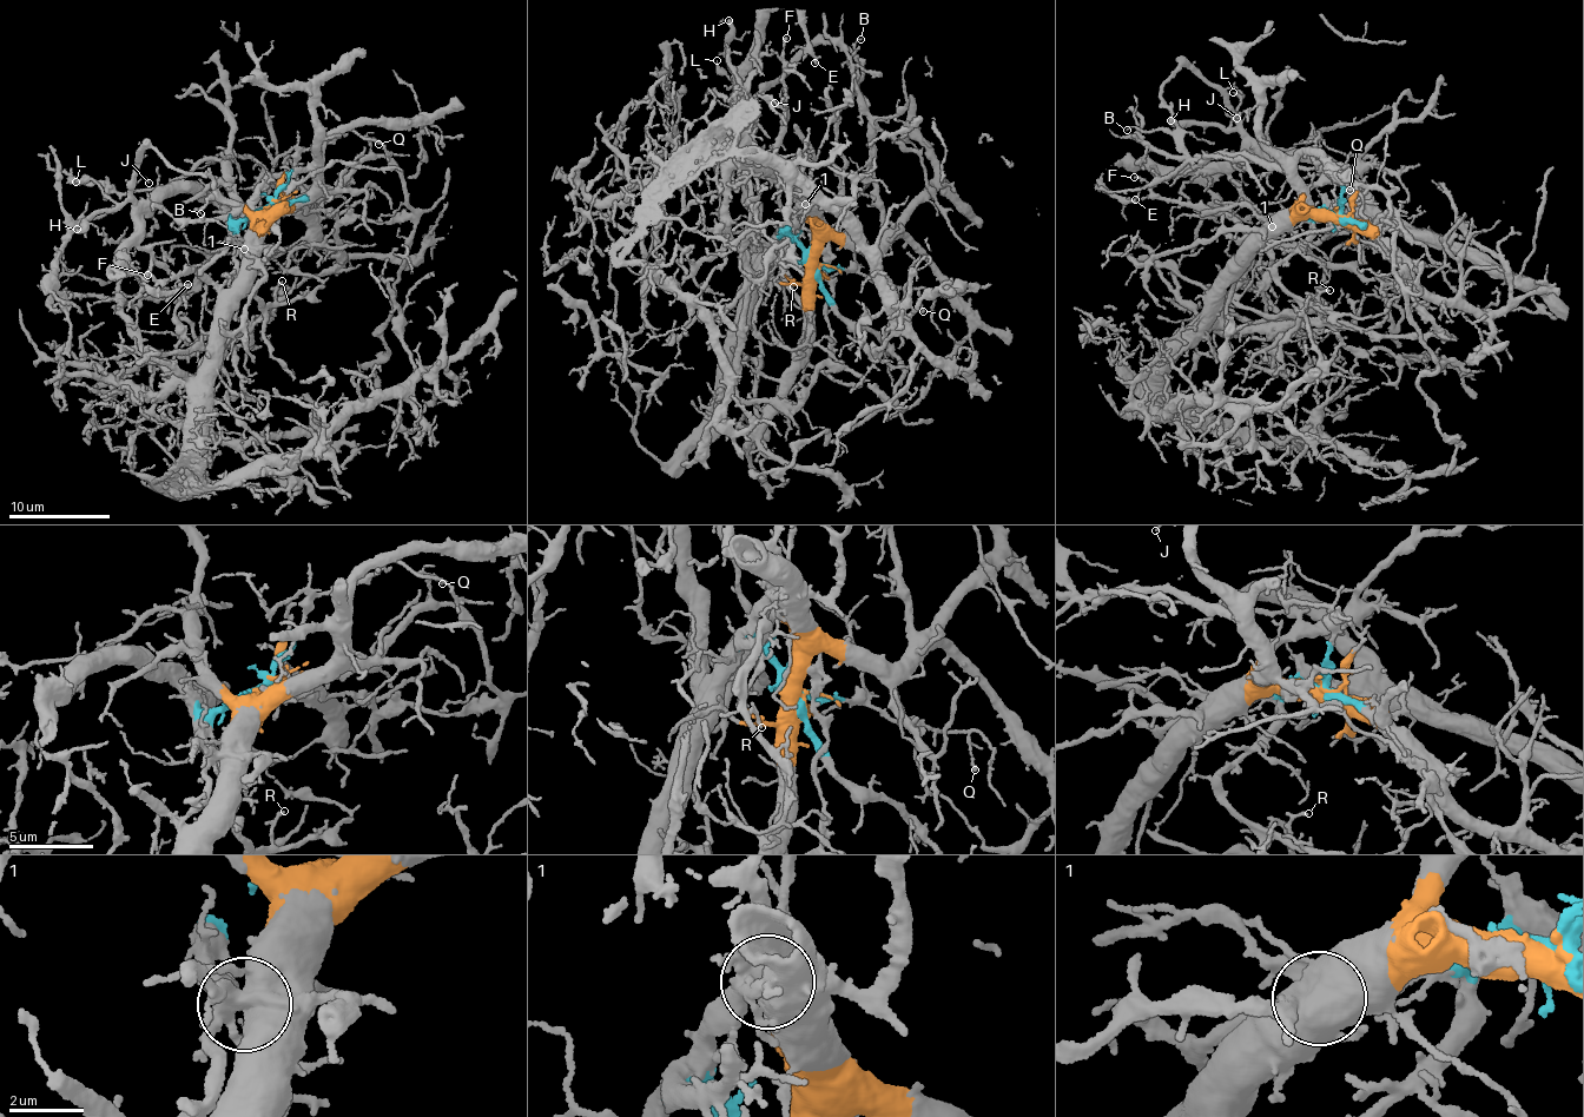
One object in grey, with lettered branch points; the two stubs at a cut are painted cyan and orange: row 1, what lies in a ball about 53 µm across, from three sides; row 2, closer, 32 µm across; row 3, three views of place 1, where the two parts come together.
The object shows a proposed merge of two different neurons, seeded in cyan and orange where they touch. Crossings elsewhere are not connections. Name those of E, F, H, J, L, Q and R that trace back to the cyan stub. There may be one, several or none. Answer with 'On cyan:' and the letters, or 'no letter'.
On cyan: E, H, J, L, Q, R

